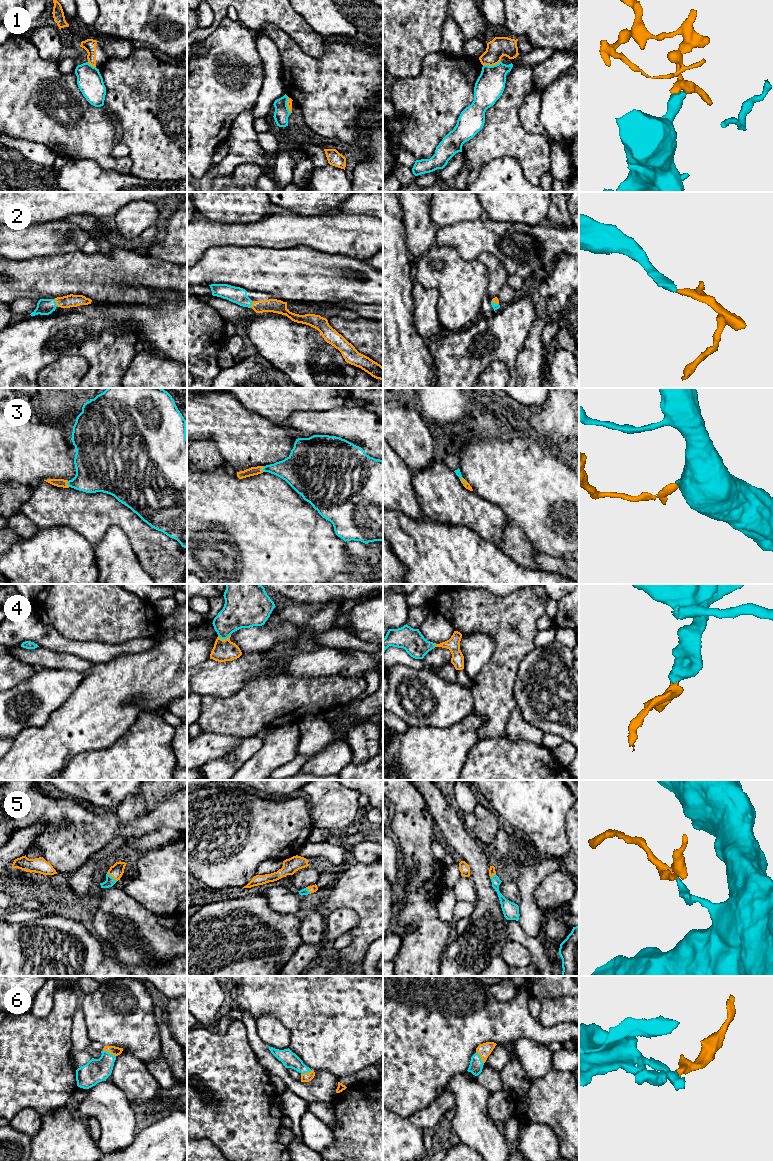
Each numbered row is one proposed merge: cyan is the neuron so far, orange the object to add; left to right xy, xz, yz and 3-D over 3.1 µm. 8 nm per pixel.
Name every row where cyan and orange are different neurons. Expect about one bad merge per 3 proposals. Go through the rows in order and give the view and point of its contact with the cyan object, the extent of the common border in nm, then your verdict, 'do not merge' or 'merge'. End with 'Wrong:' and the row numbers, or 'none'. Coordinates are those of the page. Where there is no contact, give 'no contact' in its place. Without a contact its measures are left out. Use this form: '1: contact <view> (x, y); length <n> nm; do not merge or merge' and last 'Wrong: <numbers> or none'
1: contact yz (491, 66); length 150 nm; do not merge
2: contact xy (55, 302); length 70 nm; merge
3: contact xy (67, 484); length 50 nm; merge
4: contact xz (224, 639); length 110 nm; merge
5: contact xy (112, 877); length 110 nm; merge
6: contact xy (108, 1052); length 120 nm; merge
Wrong: 1

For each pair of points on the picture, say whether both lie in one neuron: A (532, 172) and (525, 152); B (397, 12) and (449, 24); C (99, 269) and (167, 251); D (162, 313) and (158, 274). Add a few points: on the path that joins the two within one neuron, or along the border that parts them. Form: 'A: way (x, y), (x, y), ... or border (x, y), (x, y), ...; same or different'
A: way (532, 167), (532, 159), (530, 157); same
B: border (448, 17), (443, 25), (442, 43), (440, 46); different
C: border (145, 253), (172, 263); different
D: border (176, 290), (154, 290), (156, 304), (140, 302); different

